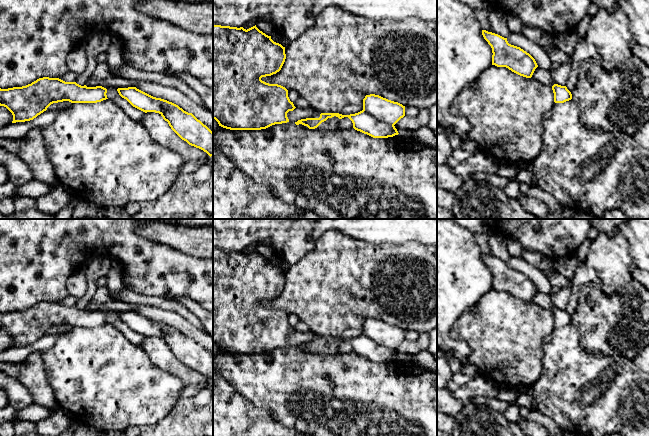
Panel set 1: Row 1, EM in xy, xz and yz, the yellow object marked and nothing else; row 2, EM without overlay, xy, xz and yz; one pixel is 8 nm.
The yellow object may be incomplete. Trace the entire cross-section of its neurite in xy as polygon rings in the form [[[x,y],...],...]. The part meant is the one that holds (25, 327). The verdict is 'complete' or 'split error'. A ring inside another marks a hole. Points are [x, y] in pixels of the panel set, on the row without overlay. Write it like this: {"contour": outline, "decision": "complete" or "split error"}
{"contour": [[[43,301],[26,310],[0,312],[0,330],[12,337],[12,347],[25,346],[36,342],[53,327],[97,327],[108,323],[106,317],[107,313],[102,310],[87,311]]], "decision": "complete"}

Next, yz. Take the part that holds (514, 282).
{"contour": [[[482,254],[482,259],[492,272],[492,289],[506,291],[526,302],[532,301],[538,289],[529,277],[509,268],[507,262],[498,258]]], "decision": "complete"}

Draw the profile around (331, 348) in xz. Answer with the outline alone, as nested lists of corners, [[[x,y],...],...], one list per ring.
[[[334,340],[332,342],[328,342],[326,345],[322,346],[314,354],[320,355],[320,356],[329,356],[329,355],[338,354],[339,345],[340,345],[340,343],[336,340]]]

